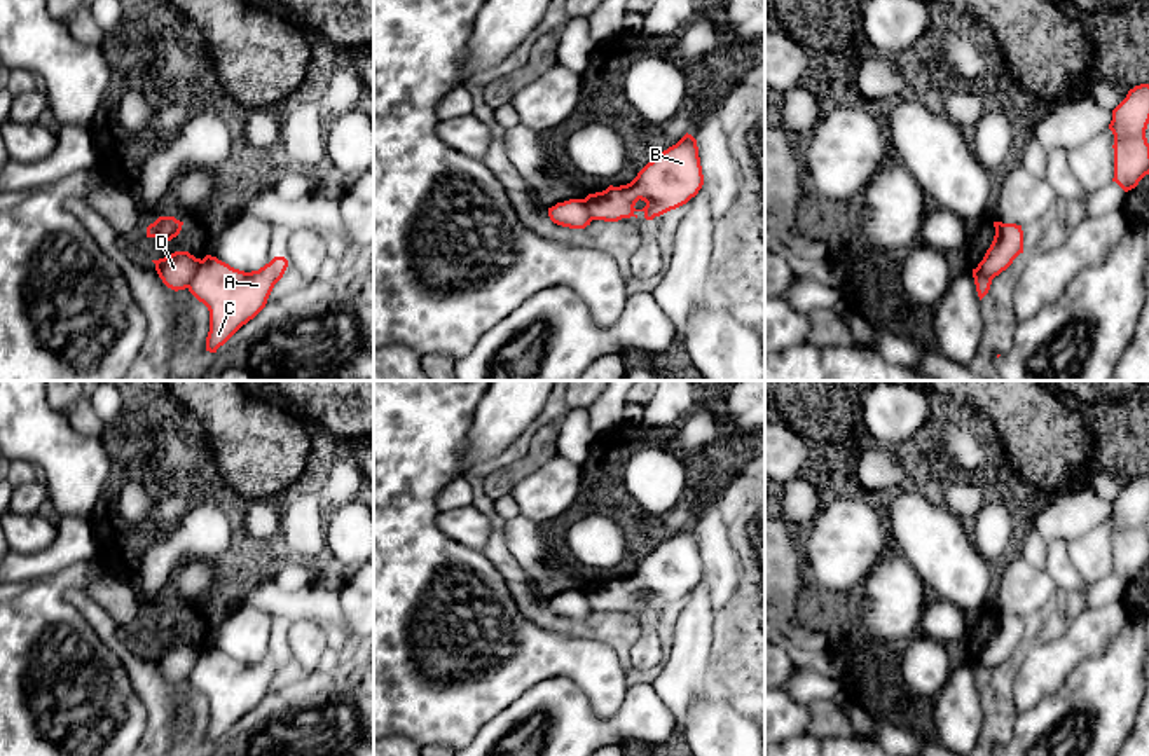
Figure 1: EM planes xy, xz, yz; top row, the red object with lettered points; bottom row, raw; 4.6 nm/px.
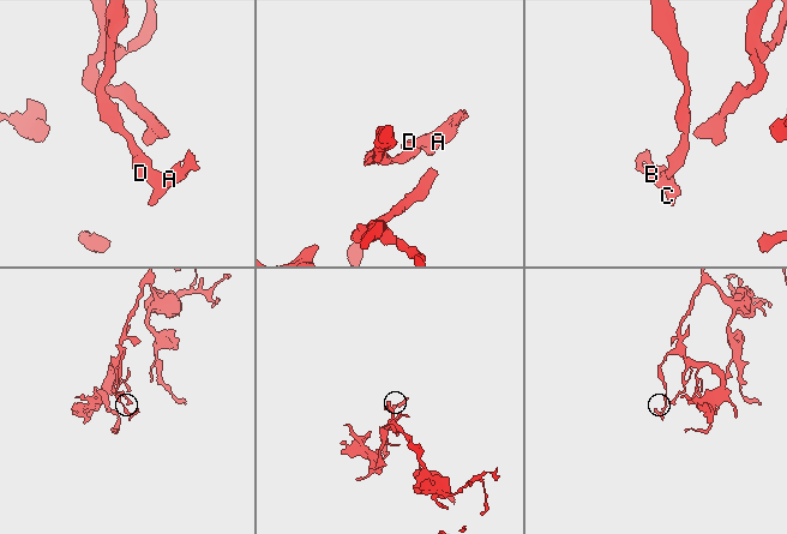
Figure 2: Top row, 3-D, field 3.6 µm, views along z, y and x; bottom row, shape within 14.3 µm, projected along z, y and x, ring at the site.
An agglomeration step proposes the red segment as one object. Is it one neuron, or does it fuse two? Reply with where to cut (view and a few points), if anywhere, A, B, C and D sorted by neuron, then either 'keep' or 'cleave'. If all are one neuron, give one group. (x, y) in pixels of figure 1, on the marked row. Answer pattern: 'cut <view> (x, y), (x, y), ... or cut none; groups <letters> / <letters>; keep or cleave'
cut xy (201, 261), (187, 287); groups A B C / D; cleave

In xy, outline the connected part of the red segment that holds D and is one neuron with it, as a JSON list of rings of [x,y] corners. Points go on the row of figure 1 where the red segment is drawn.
[[[175,251],[152,262],[162,283],[175,292],[189,288],[201,265],[201,258],[196,258],[189,251]]]

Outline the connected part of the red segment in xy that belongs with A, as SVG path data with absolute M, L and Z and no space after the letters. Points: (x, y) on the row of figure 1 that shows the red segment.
M206 255L189 285L189 292L210 311L206 351L217 353L243 325L267 304L274 285L288 267L285 257L274 257L258 271L244 272L217 257Z

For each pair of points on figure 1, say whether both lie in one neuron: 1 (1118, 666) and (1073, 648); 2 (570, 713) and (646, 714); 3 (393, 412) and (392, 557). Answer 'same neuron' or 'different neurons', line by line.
1: different neurons
2: same neuron
3: same neuron

